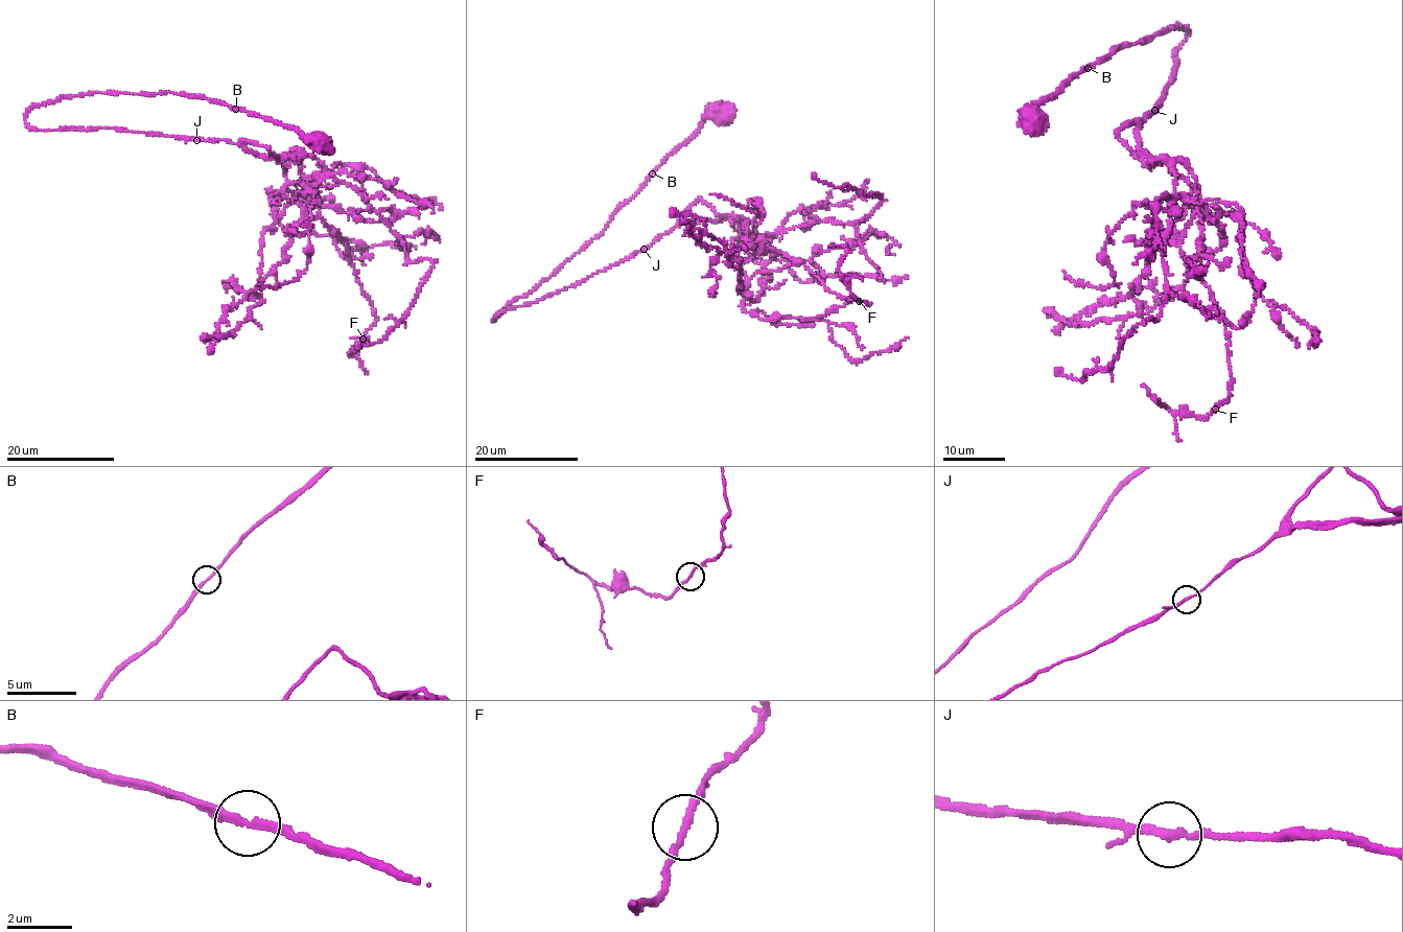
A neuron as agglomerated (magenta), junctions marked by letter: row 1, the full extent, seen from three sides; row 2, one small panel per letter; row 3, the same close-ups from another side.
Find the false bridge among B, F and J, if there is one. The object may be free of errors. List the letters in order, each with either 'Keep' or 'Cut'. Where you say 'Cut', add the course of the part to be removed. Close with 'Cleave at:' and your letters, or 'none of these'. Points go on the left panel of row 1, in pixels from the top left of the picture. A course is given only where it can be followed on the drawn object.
B: Keep
F: Keep
J: Keep
Cleave at: none of these

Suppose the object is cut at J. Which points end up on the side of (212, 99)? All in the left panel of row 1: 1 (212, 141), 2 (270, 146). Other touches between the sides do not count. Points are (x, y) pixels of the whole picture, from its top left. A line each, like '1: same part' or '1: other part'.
1: other part
2: other part

